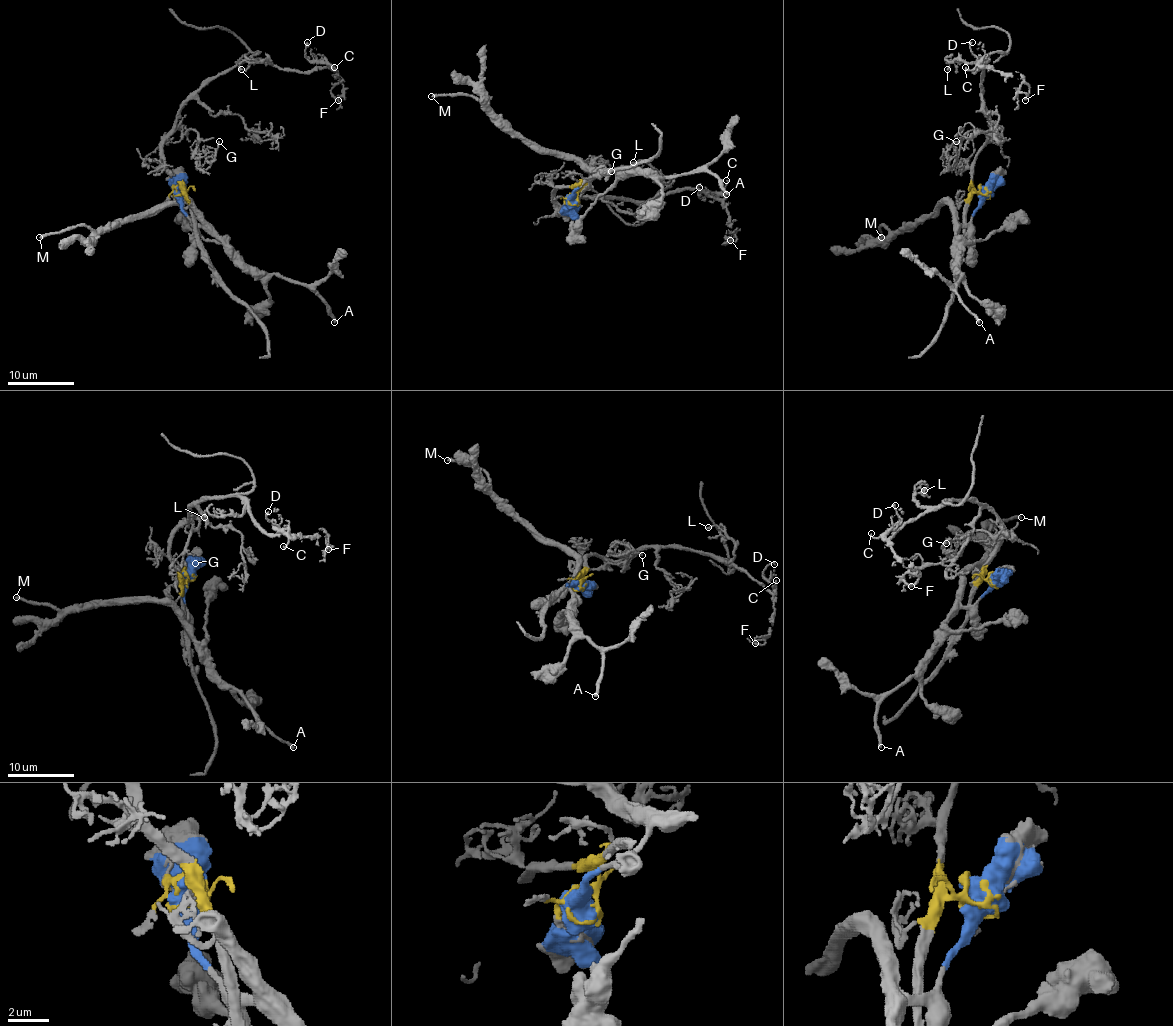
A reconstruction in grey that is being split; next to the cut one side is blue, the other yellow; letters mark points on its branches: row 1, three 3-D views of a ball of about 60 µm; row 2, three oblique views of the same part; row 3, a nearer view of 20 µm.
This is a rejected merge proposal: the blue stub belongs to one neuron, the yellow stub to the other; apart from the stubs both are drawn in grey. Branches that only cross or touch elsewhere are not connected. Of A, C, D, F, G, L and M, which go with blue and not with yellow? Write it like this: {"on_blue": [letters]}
{"on_blue": ["A", "M"]}

